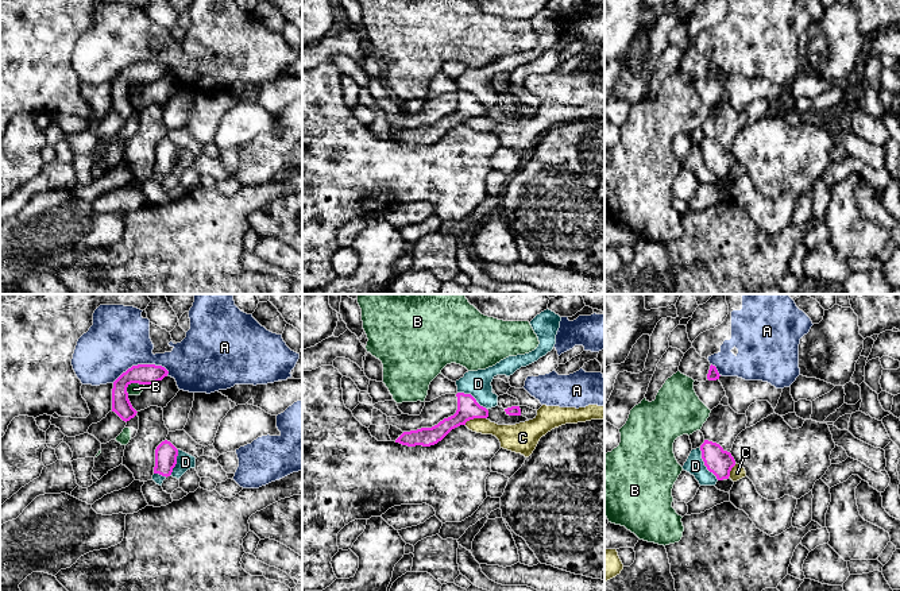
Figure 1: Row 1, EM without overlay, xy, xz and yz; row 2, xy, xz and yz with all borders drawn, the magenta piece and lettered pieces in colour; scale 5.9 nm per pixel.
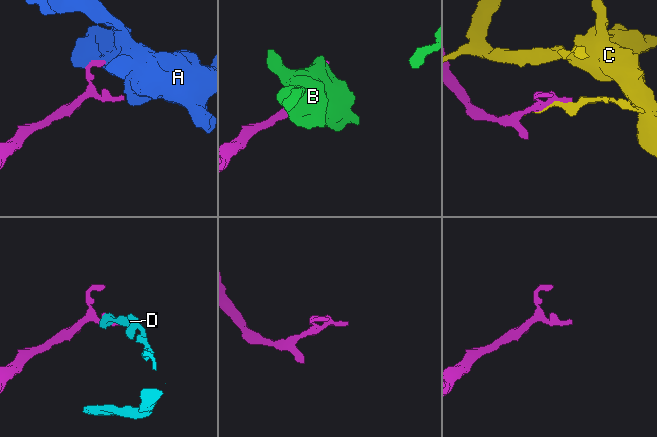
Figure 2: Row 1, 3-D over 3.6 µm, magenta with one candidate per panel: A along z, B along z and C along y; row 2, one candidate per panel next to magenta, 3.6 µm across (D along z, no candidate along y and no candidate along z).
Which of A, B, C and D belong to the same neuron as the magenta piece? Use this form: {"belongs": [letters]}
{"belongs": []}

